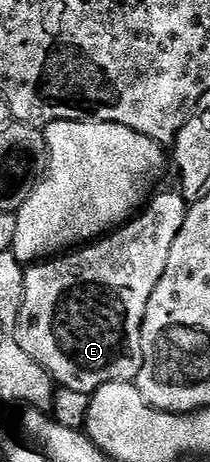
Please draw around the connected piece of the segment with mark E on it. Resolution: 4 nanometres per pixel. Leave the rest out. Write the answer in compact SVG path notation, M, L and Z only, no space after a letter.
M155 193L145 203L141 212L135 214L129 222L119 226L117 230L83 245L81 248L75 248L61 256L47 258L25 267L22 275L22 307L18 313L16 340L20 344L20 348L24 348L24 352L28 352L28 356L32 356L32 360L36 360L36 364L40 364L50 373L55 383L81 394L93 395L101 386L109 382L134 382L137 379L142 367L142 325L148 308L148 300L152 296L156 284L160 284L160 276L164 276L164 268L168 268L168 252L172 252L172 243L176 240L176 232L180 232L180 228L184 228L187 209L188 203L181 193Z

